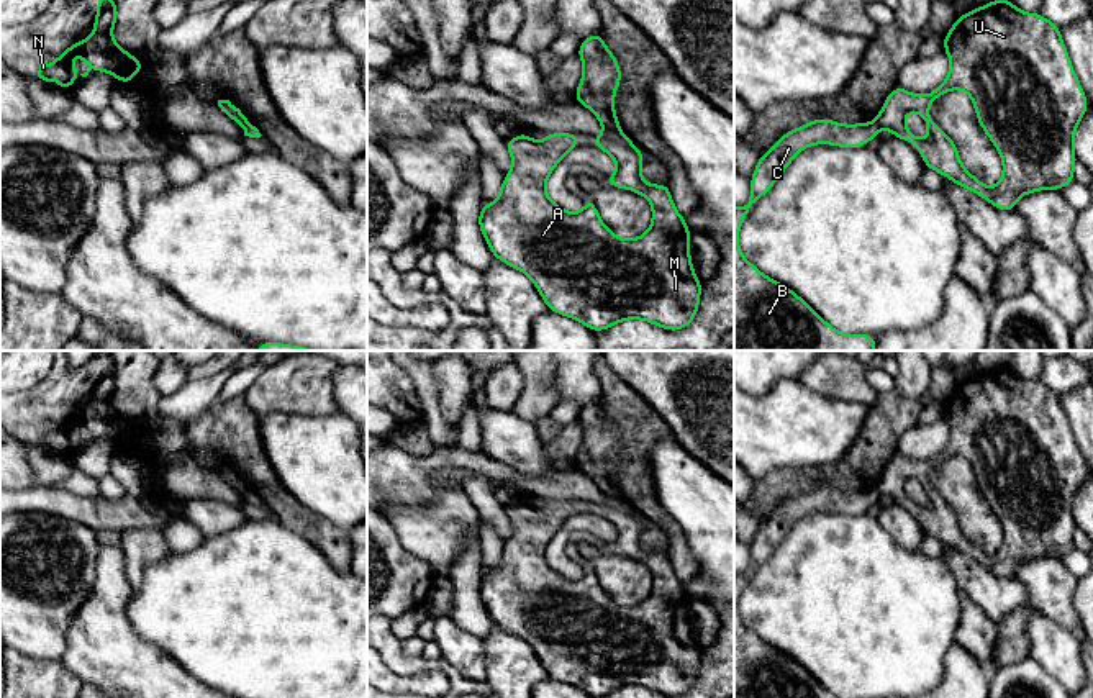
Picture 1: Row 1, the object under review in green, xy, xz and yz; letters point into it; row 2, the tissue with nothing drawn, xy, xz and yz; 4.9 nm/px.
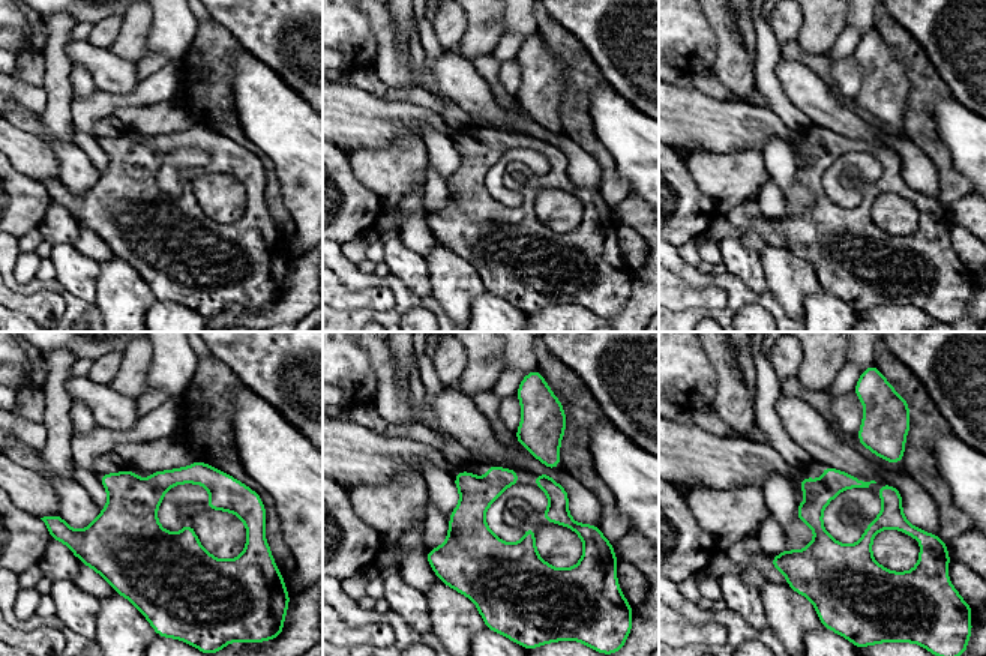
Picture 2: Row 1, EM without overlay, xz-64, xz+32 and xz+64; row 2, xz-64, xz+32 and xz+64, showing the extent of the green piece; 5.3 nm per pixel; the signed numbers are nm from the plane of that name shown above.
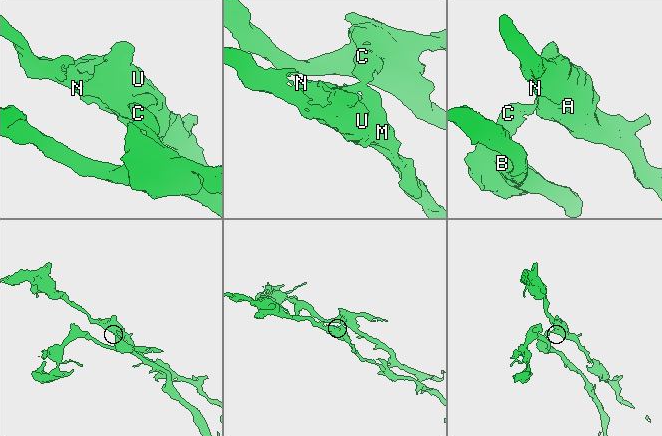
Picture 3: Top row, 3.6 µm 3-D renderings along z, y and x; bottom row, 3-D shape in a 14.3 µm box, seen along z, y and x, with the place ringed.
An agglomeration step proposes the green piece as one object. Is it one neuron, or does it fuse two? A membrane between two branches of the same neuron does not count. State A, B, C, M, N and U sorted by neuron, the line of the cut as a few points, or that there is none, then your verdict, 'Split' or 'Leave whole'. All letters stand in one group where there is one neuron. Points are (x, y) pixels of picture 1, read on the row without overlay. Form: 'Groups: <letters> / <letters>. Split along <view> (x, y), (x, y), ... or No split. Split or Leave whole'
Groups: A M N U / B C. Split along xz (607, 495), (620, 498). Split

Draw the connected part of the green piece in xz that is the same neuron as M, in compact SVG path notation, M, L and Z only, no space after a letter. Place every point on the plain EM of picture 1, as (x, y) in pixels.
M606 496L595 501L595 514L608 519L616 528L616 539L605 551L629 555L652 570L652 591L636 606L621 606L601 588L593 565L585 565L580 580L569 580L556 572L546 559L546 547L559 528L578 514L578 500L547 500L544 510L531 506L526 500L506 506L513 533L500 554L498 567L480 575L478 593L495 626L524 639L536 652L547 675L583 690L592 698L603 698L624 687L644 687L669 698L687 695L698 680L701 647L692 634L688 606L692 603L683 583L672 570L669 551L651 552L641 544L644 521L621 498Z

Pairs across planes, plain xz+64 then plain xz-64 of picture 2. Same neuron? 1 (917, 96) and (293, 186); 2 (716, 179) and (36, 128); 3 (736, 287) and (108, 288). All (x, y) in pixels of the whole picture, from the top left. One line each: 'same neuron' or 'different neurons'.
1: different neurons
2: different neurons
3: different neurons

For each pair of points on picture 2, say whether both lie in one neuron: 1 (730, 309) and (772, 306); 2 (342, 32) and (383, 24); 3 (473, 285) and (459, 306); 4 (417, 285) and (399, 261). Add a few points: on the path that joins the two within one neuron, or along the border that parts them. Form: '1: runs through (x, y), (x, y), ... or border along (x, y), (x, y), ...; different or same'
1: runs through (740, 299), (761, 299); same
2: border along (363, 15), (375, 42), (375, 62); different
3: runs through (470, 290), (459, 302); same
4: runs through (417, 279), (405, 267); same

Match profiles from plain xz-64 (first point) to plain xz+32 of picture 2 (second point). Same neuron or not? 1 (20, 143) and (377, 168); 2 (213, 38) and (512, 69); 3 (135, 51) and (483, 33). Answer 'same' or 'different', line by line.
1: same
2: different
3: same

